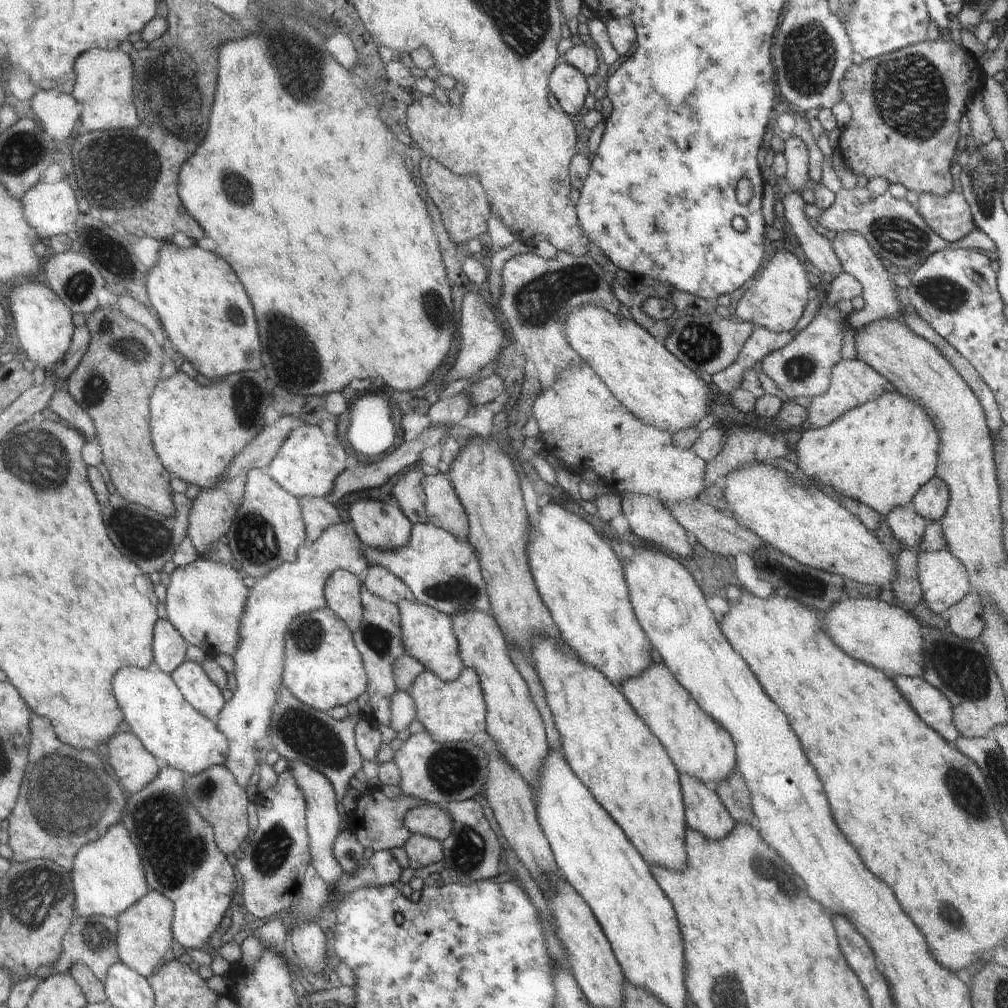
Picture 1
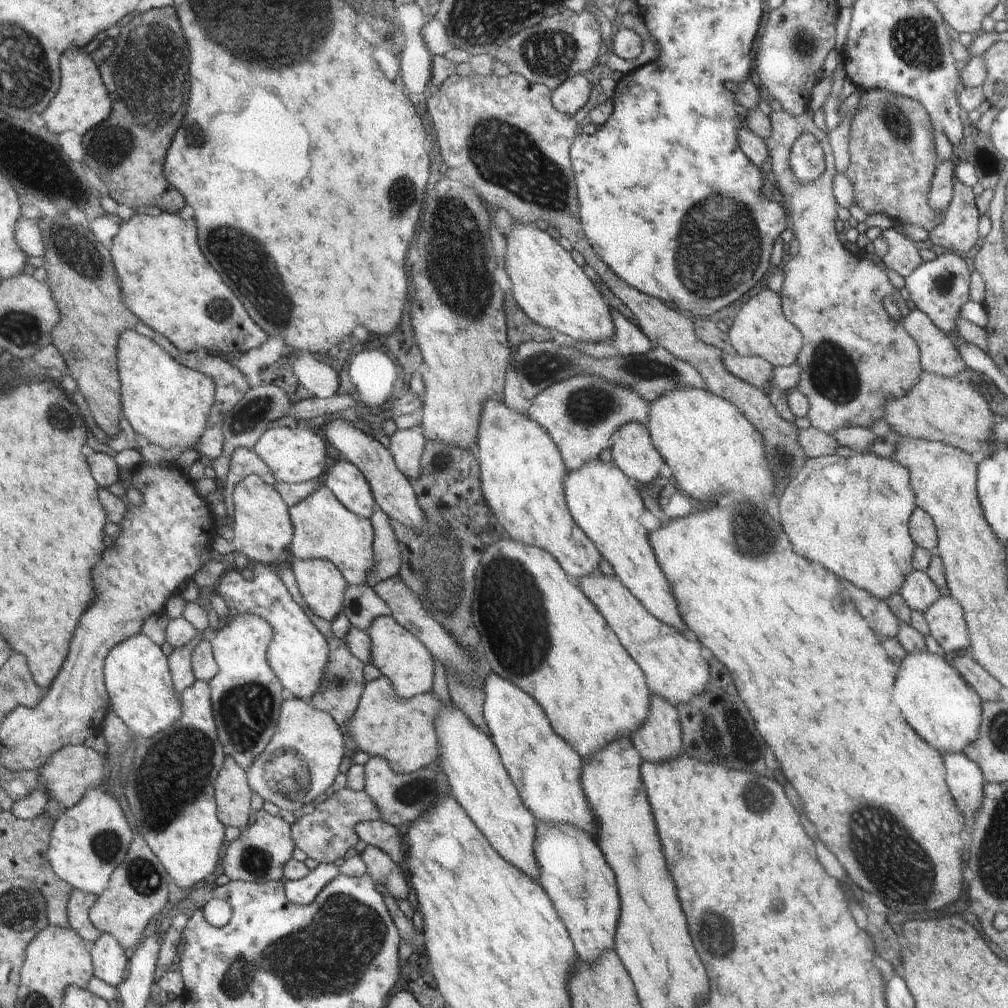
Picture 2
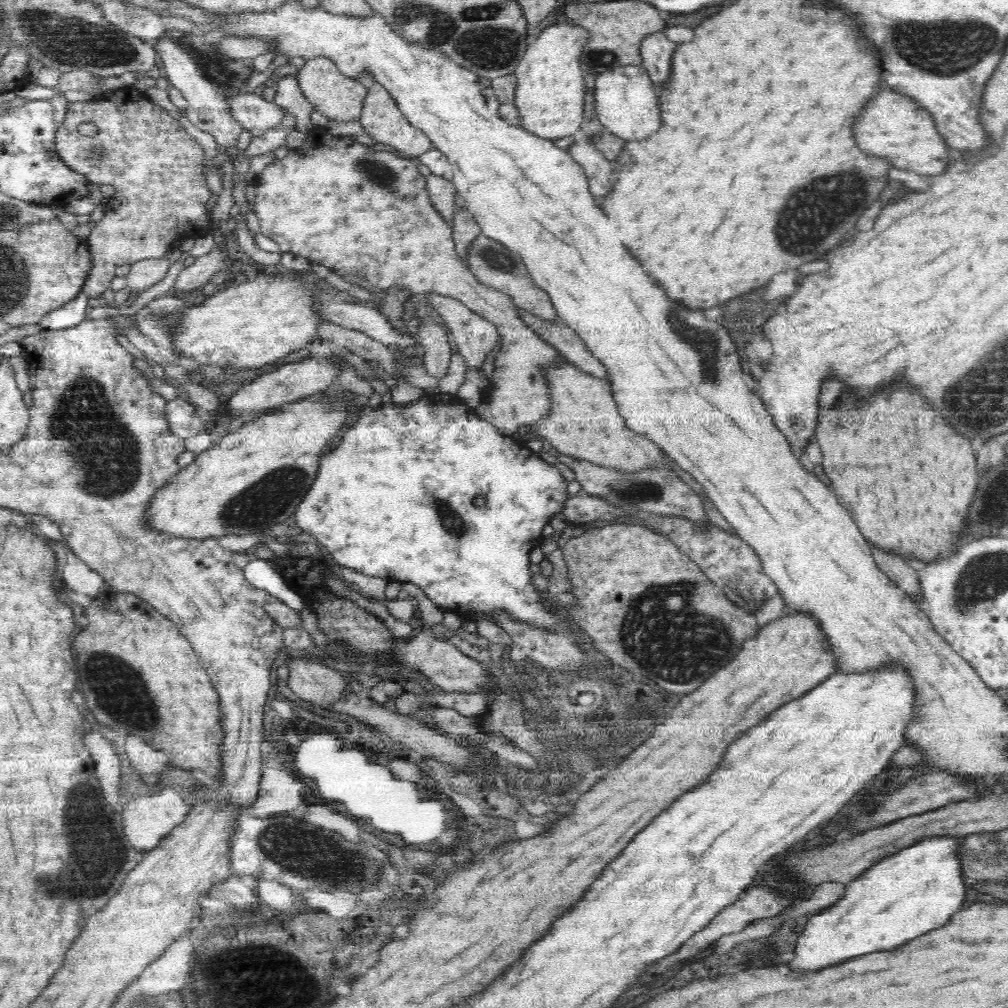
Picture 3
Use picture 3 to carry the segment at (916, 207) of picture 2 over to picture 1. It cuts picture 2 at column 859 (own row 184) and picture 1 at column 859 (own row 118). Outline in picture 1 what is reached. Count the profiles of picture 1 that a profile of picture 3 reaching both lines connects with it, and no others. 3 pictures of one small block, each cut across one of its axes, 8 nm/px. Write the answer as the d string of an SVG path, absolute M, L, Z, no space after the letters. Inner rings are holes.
M940 39L937 41L926 40L924 43L918 43L910 47L904 47L903 49L885 53L874 57L873 59L866 59L862 64L854 63L849 68L848 74L844 76L844 82L841 83L842 100L850 106L852 111L851 120L847 127L841 129L841 135L839 138L839 146L841 155L843 156L846 165L853 170L856 176L864 176L868 180L876 178L878 176L884 176L888 180L889 184L902 184L907 190L914 190L916 194L928 193L937 197L945 197L950 191L957 185L957 182L953 180L952 175L952 160L954 160L954 154L956 154L956 146L958 146L958 140L960 140L960 130L958 130L958 122L962 120L964 112L966 112L966 102L969 102L969 98L978 93L980 88L983 88L982 74L983 70L980 70L978 66L979 62L976 62L972 58L972 54L968 54L967 50L964 50L962 46L956 46L952 42L948 42L948 39Z

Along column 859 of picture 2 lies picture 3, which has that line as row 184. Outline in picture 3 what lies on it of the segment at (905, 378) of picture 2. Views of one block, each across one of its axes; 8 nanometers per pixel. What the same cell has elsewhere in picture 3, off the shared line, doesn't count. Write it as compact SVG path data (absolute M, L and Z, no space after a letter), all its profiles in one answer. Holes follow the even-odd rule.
M324 126L315 127L308 132L308 137L300 148L295 148L294 152L290 152L284 160L275 160L262 170L259 174L257 195L255 202L255 213L258 216L260 223L260 232L262 235L272 239L278 243L281 253L289 253L306 258L310 264L318 263L326 266L332 271L339 274L345 281L350 281L353 284L364 287L369 291L381 291L389 289L390 287L400 287L400 289L408 289L410 296L418 293L437 292L452 298L462 301L470 310L476 314L488 319L497 327L497 333L500 335L501 346L498 356L494 361L494 370L492 374L492 385L488 387L483 397L483 401L475 408L475 413L480 418L494 424L496 429L502 434L514 436L518 428L522 425L528 425L536 422L537 419L543 419L549 411L549 389L546 388L545 381L539 376L539 368L544 367L545 364L560 362L564 363L566 360L547 342L544 342L536 333L529 330L528 327L521 322L519 313L517 312L518 306L512 302L509 296L497 291L492 287L484 287L481 285L477 278L472 274L468 265L464 265L460 256L455 252L455 242L453 239L453 226L449 224L439 213L434 209L434 206L429 200L429 193L426 192L427 180L417 167L418 163L415 160L404 159L396 156L391 152L382 152L382 150L374 150L360 144L352 136L337 136L331 135L328 128Z

